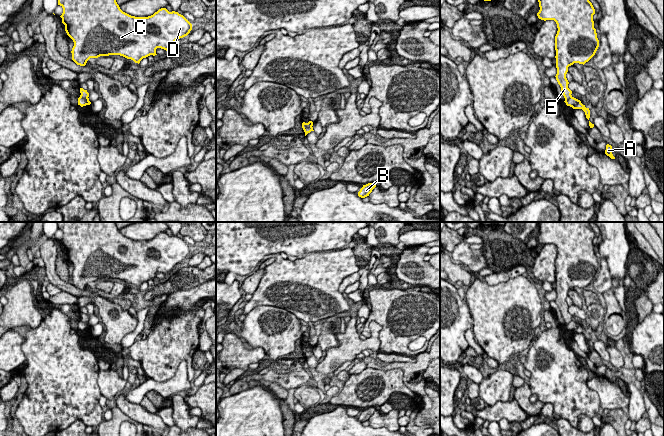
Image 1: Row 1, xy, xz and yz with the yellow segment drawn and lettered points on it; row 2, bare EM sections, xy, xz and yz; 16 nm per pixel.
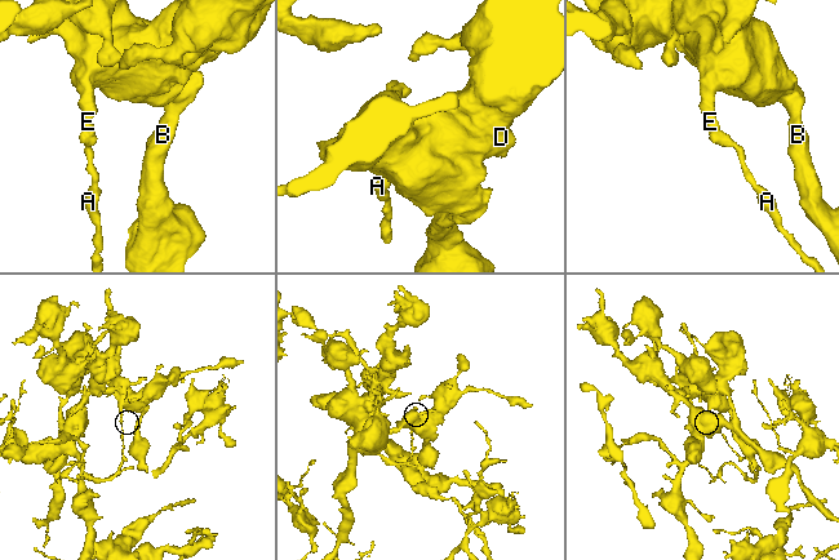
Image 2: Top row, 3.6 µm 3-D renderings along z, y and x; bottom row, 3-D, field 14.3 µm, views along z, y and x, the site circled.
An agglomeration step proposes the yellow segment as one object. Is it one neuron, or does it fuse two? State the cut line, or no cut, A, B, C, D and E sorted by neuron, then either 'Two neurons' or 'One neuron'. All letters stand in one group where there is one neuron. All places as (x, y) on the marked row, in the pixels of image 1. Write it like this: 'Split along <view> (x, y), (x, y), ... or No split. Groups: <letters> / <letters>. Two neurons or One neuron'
Split along xy (80, 95), (87, 98). Groups: A / B C D E. Two neurons

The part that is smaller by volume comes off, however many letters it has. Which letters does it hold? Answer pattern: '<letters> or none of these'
A

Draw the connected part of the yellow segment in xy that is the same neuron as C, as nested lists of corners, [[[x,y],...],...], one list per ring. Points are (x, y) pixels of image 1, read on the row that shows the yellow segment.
[[[58,0],[58,5],[63,8],[60,17],[65,31],[74,42],[72,60],[80,66],[85,66],[90,58],[109,55],[120,55],[139,64],[143,58],[157,55],[157,48],[169,51],[176,40],[187,36],[192,30],[192,24],[183,15],[175,11],[169,12],[166,8],[161,8],[148,17],[135,17],[123,12],[116,0]]]

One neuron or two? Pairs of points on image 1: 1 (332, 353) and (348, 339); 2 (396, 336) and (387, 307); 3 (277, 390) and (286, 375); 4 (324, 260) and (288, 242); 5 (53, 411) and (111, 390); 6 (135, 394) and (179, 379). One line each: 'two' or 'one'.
1: one
2: one
3: two
4: two
5: two
6: one

